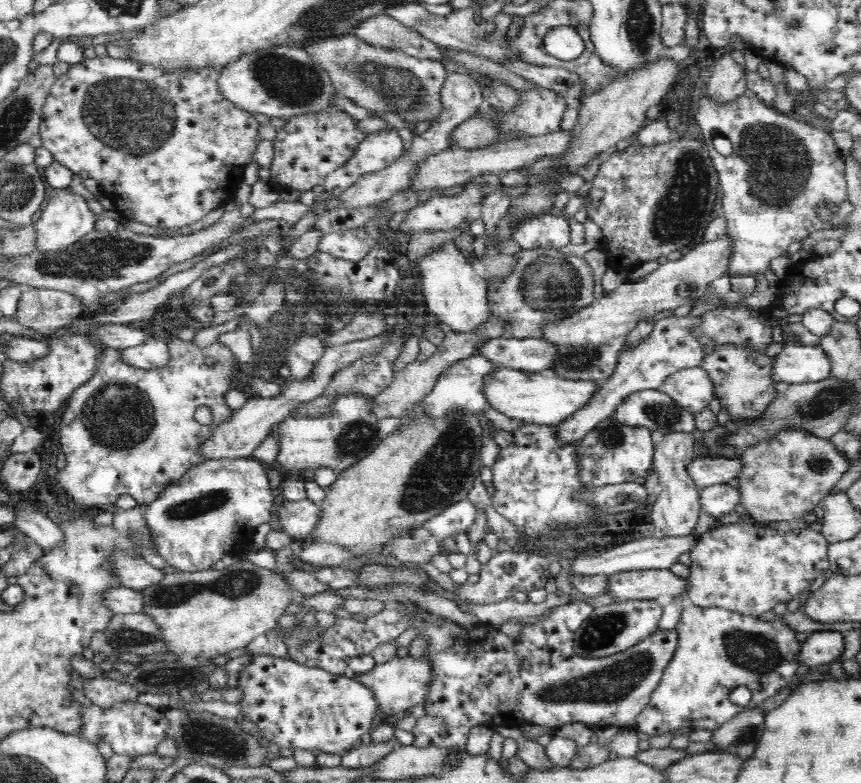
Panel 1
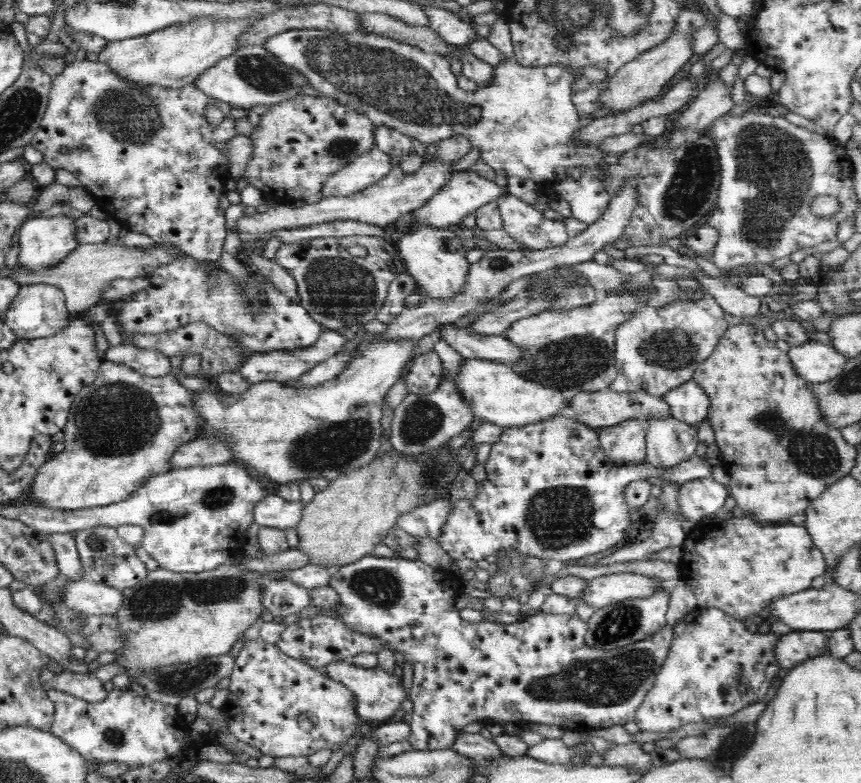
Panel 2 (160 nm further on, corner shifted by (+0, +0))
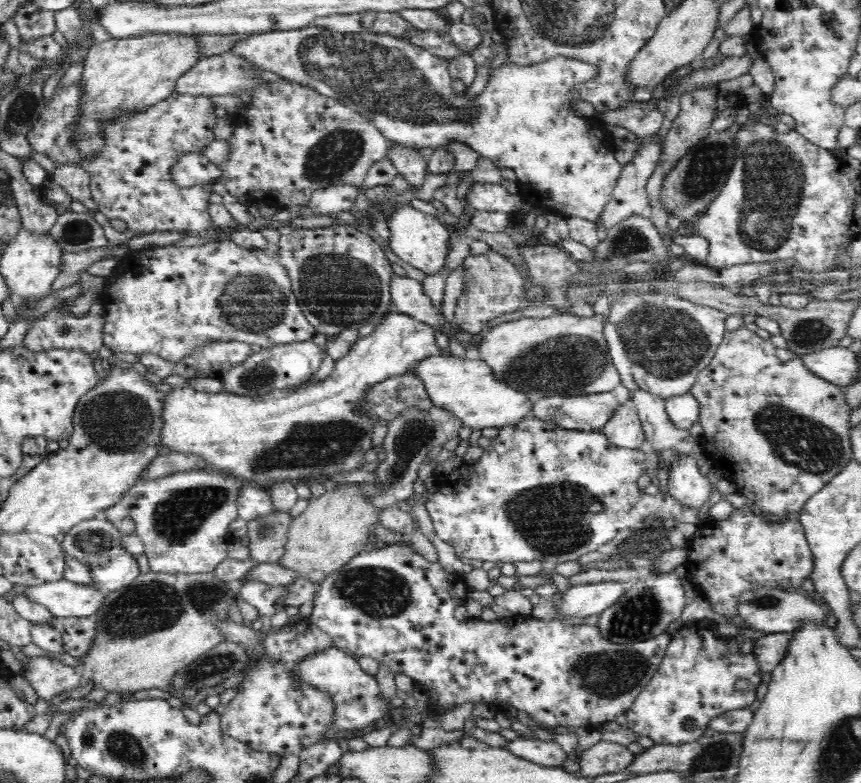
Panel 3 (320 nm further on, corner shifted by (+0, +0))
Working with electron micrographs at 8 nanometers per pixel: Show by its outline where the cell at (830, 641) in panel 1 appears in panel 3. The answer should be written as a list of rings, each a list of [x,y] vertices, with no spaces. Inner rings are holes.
[[[782,632],[764,635],[754,642],[753,655],[762,673],[771,674],[776,669],[788,651],[790,640],[791,634]]]

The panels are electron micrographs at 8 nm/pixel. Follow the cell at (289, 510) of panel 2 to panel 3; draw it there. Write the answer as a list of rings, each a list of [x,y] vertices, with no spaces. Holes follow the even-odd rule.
[[[244,482],[238,490],[238,498],[236,498],[236,508],[240,518],[244,520],[252,520],[256,516],[268,514],[268,512],[276,512],[270,493],[265,488],[254,486],[251,482]]]

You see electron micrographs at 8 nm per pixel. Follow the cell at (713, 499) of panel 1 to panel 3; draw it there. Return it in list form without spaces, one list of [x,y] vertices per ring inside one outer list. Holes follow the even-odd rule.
[[[687,452],[678,453],[670,464],[666,486],[670,495],[689,508],[700,508],[712,494],[708,478],[700,473],[697,456]]]

